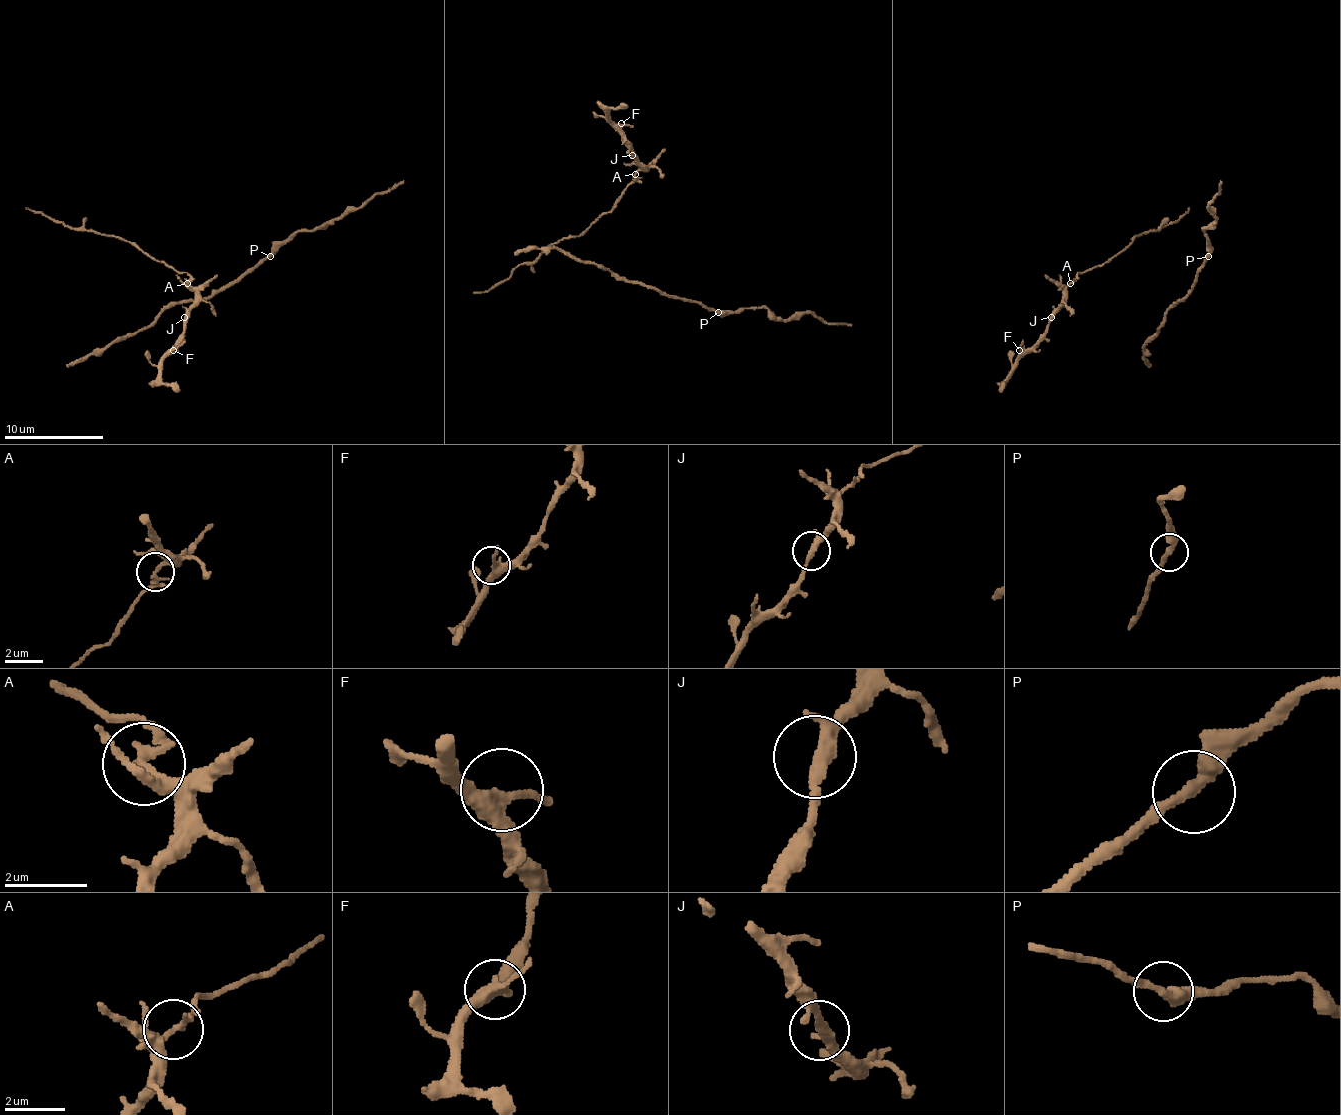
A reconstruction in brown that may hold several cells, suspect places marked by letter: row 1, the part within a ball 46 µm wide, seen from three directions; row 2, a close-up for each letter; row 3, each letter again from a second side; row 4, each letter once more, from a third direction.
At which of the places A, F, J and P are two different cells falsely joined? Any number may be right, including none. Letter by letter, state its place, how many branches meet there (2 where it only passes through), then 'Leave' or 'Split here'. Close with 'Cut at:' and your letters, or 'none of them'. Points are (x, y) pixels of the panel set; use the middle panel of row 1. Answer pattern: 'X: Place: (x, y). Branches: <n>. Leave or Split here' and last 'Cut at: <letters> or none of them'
A: Place: (635, 174). Branches: 3. Split here
F: Place: (621, 123). Branches: 3. Leave
J: Place: (632, 155). Branches: 3. Leave
P: Place: (718, 312). Branches: 2. Leave
Cut at: A

